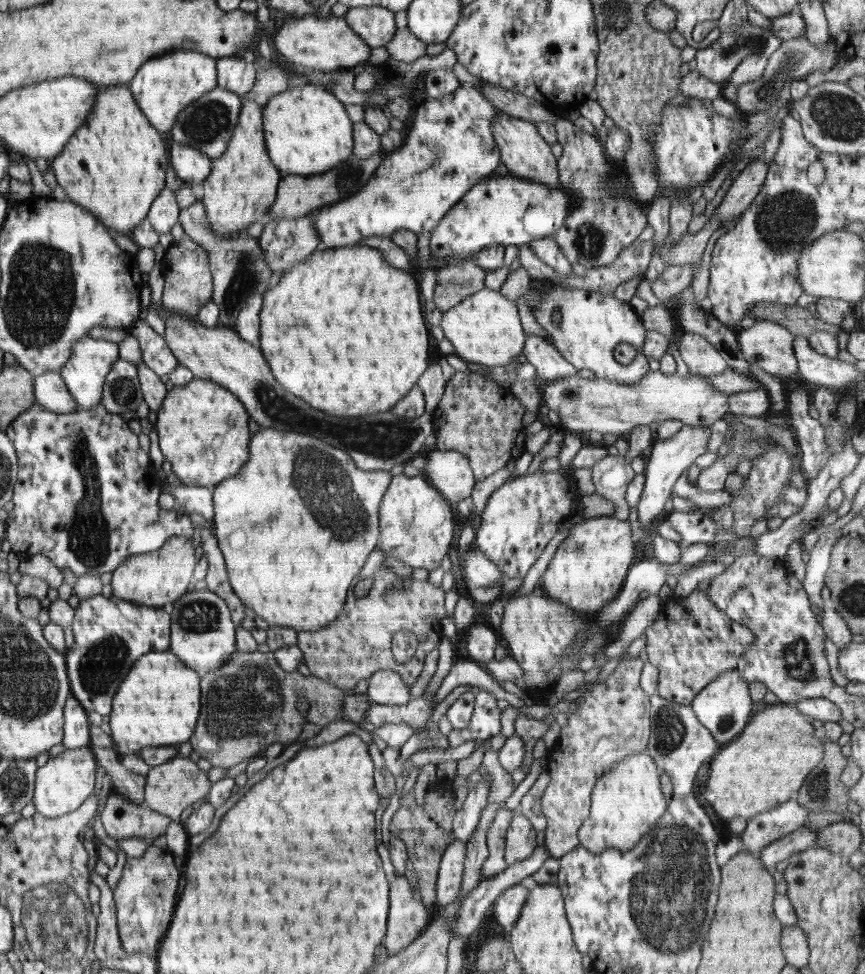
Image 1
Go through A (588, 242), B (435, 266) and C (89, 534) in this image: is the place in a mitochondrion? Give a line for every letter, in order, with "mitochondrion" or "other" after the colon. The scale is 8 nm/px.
A: mitochondrion
B: other
C: mitochondrion

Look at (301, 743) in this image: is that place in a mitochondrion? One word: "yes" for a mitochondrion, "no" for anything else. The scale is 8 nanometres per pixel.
no

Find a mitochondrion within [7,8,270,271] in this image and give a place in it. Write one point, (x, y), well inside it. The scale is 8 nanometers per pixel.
(206, 122)

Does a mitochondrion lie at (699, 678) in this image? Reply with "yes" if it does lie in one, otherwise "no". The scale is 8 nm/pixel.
no

